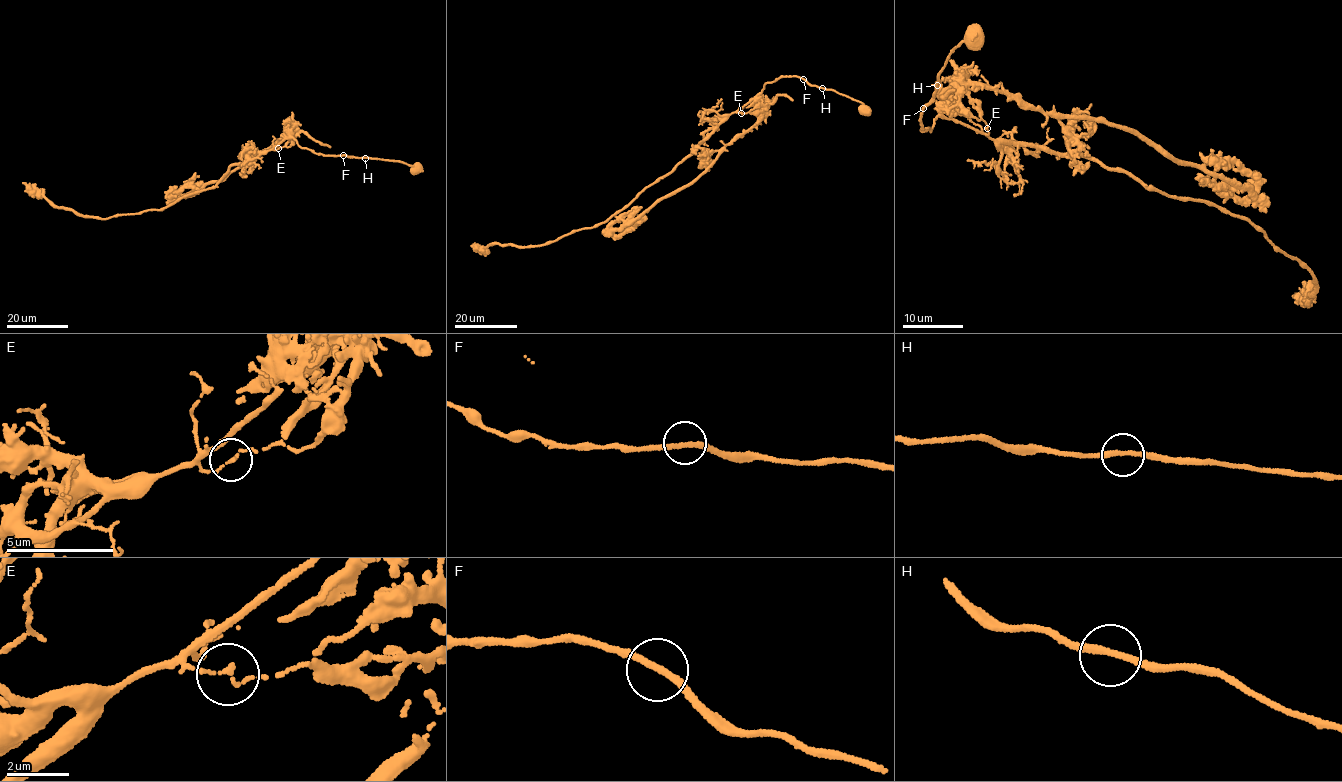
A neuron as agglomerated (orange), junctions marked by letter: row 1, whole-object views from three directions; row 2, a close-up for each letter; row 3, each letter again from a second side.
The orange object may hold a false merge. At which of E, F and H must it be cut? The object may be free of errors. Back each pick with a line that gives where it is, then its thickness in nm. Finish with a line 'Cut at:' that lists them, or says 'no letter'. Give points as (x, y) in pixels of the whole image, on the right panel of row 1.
E: at (987, 128); 120 nm thick
Cut at: E

